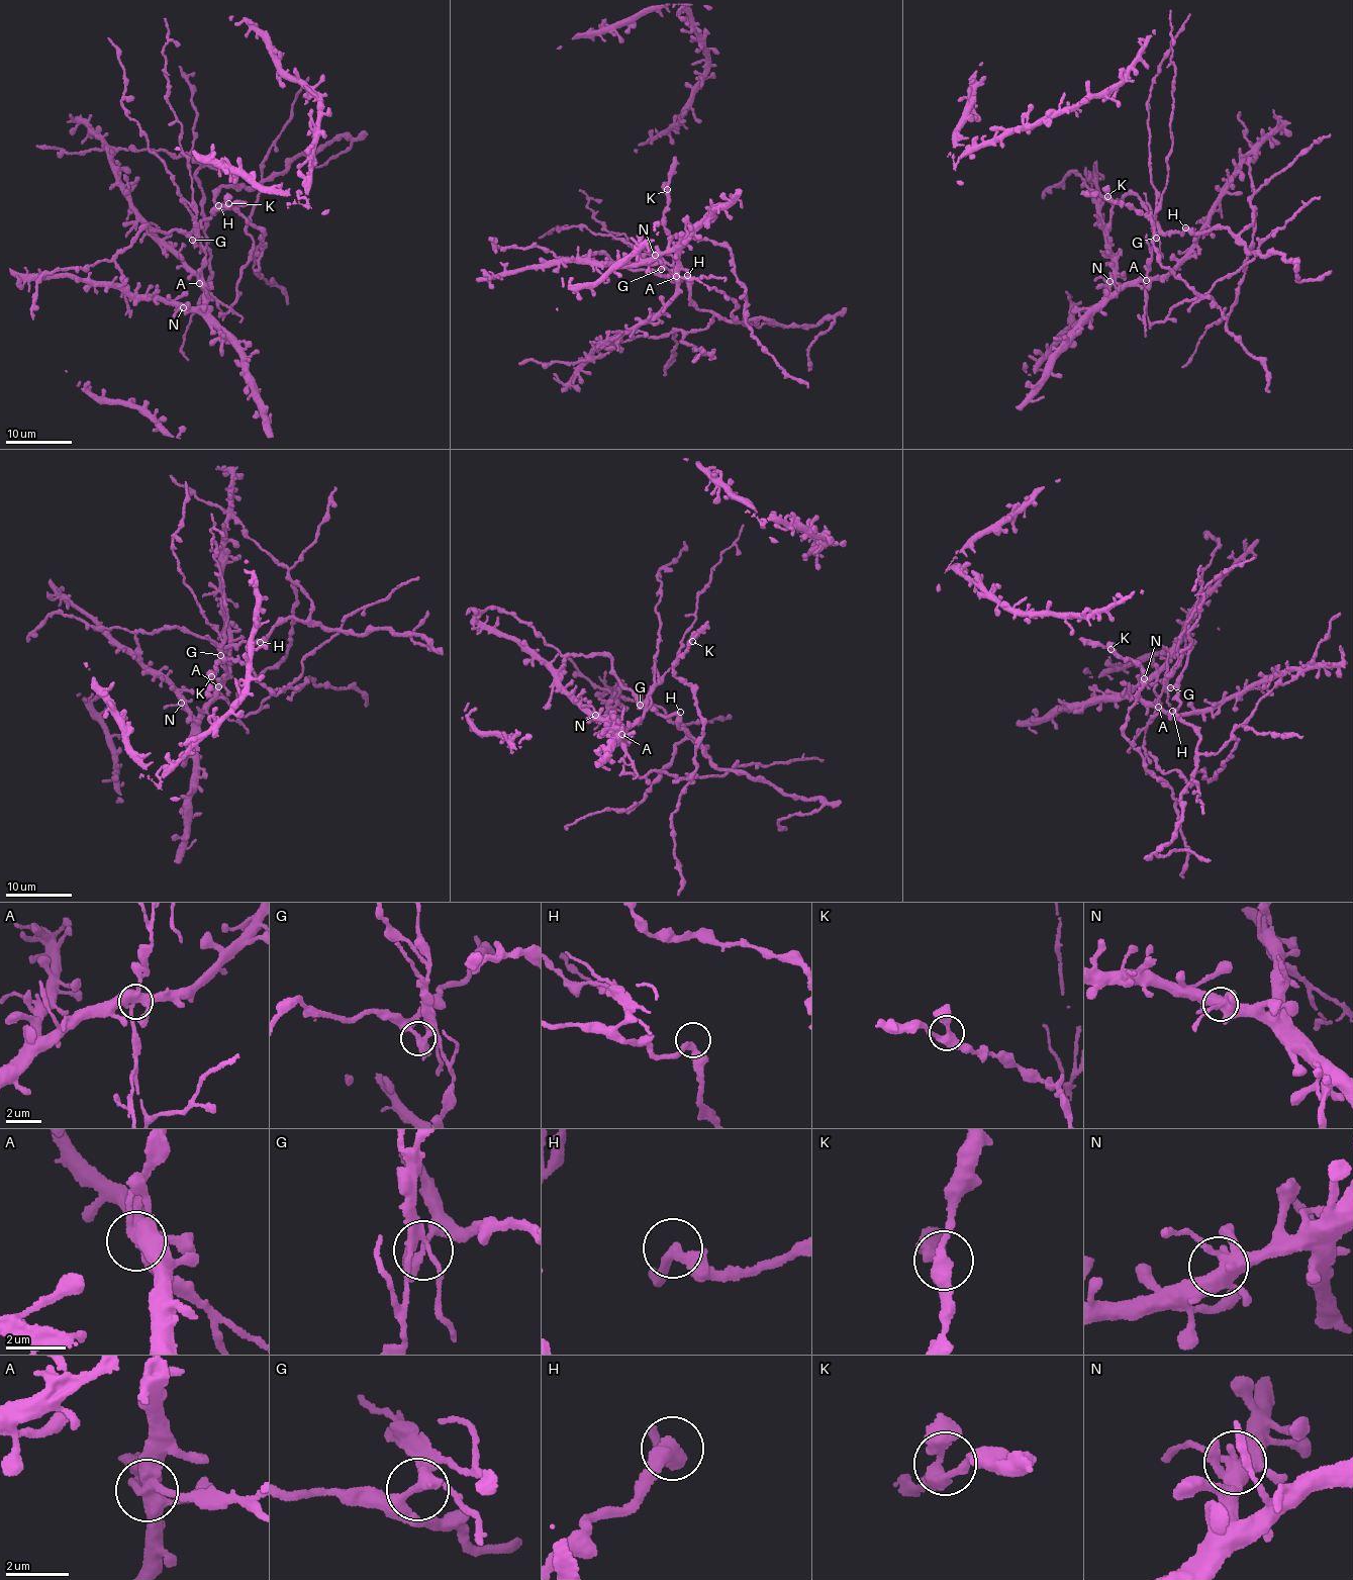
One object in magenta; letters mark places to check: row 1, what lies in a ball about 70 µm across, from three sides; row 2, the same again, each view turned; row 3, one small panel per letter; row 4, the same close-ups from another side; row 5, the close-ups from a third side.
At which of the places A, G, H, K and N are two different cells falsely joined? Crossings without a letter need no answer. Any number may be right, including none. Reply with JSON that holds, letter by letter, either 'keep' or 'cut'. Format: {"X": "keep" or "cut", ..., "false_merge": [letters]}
{"A": "cut", "G": "cut", "H": "keep", "K": "keep", "N": "keep", "false_merge": ["A", "G"]}

